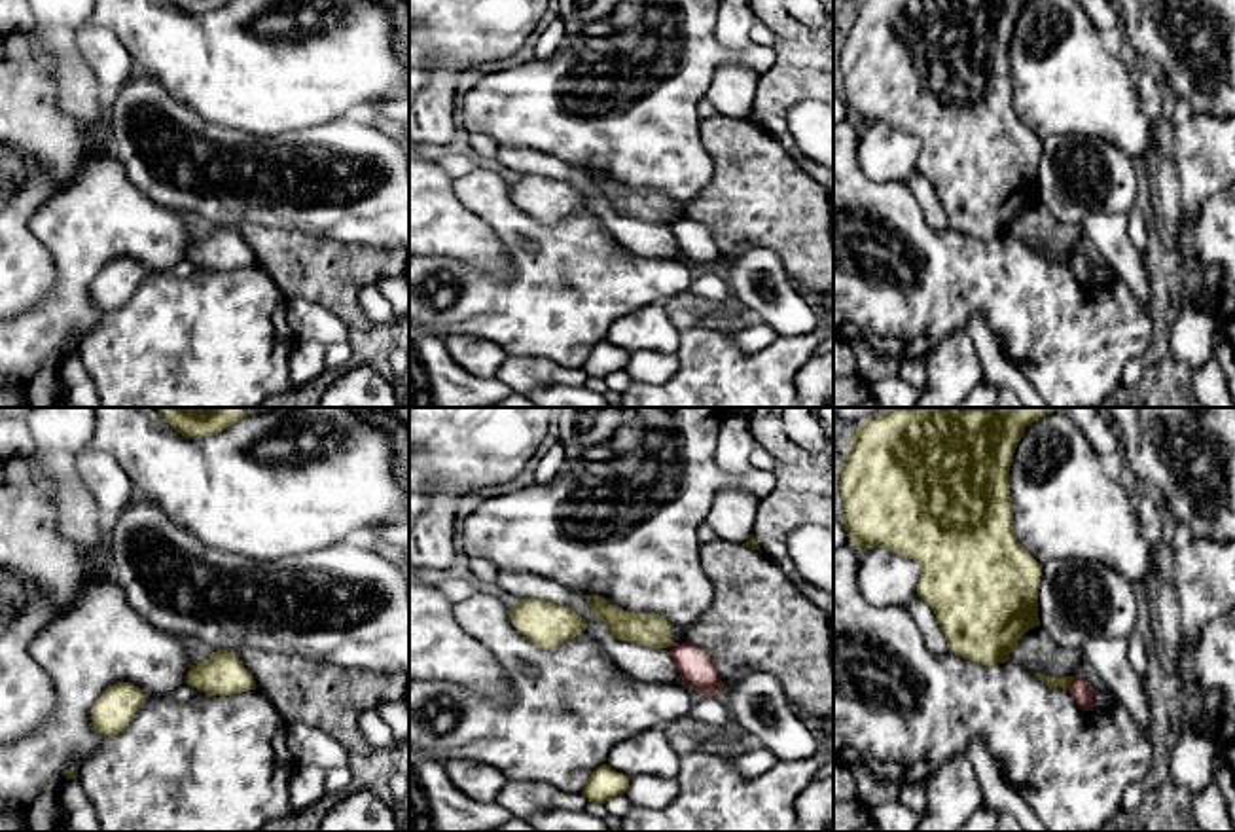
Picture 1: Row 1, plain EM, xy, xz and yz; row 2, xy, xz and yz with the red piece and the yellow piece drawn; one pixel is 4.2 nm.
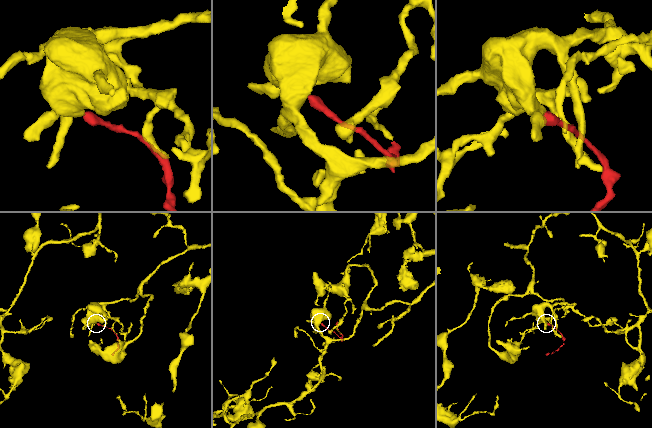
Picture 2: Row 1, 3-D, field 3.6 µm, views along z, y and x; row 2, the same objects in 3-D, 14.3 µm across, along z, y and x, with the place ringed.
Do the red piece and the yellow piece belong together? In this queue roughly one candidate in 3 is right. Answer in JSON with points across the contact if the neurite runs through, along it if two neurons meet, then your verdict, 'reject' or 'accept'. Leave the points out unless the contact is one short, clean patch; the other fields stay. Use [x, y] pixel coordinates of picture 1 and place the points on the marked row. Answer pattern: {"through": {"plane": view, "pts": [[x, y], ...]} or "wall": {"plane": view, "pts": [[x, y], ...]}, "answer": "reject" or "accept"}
{"wall": {"plane": "yz", "pts": [[1074, 677], [1067, 688]]}, "answer": "reject"}

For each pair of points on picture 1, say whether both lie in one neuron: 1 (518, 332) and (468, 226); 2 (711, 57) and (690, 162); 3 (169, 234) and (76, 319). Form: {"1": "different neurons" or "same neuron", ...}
{"1": "different neurons", "2": "same neuron", "3": "same neuron"}

